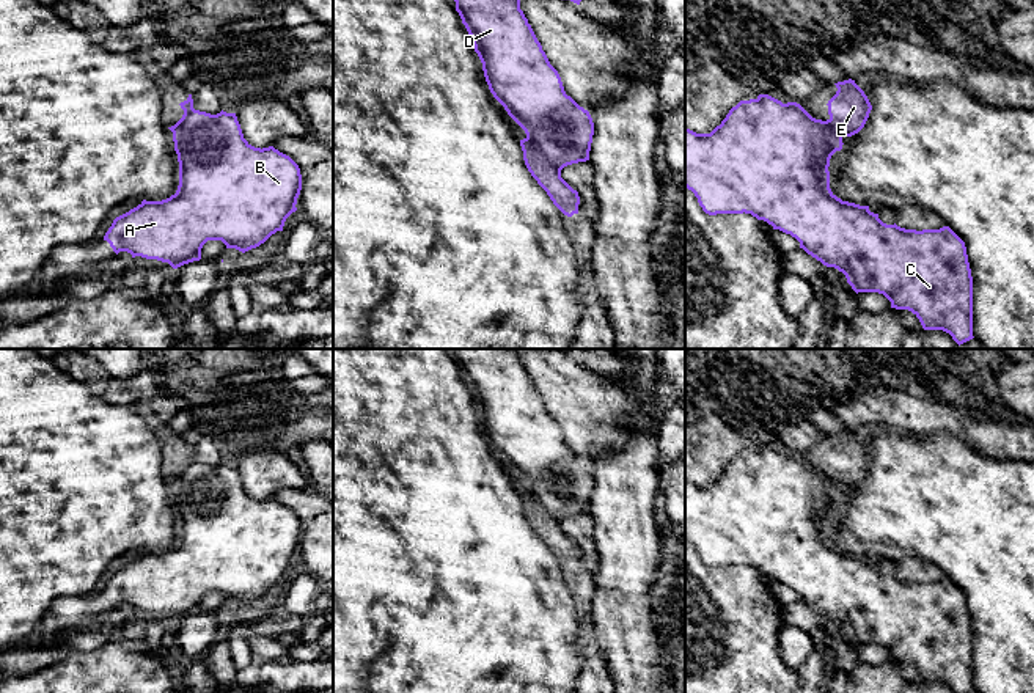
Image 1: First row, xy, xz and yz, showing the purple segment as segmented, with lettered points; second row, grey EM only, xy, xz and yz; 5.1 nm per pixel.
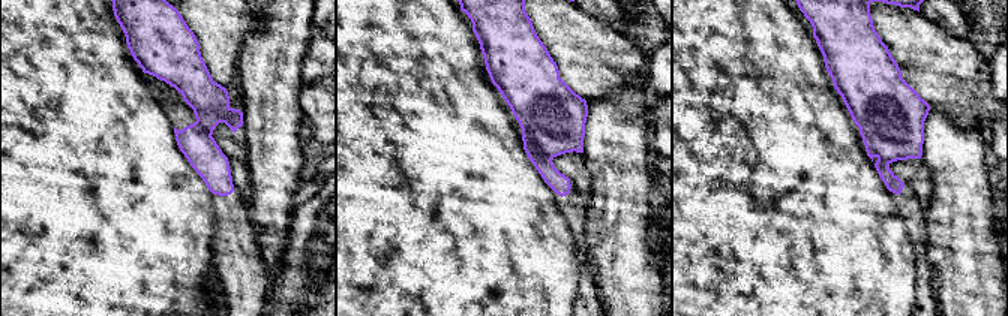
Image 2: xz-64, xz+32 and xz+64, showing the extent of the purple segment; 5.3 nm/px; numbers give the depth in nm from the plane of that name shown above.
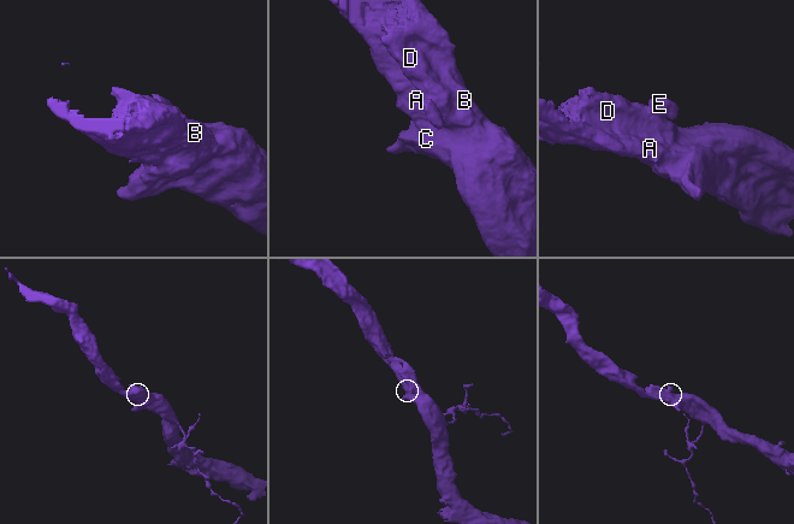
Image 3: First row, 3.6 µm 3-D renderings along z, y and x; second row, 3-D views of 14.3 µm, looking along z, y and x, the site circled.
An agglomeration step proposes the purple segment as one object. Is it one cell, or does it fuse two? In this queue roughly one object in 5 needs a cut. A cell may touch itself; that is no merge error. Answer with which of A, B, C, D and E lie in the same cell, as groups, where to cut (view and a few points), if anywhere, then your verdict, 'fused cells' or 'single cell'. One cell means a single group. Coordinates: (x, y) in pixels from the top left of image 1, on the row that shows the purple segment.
A B C D / E; cut in xz along (527, 135), (560, 172); fused cells

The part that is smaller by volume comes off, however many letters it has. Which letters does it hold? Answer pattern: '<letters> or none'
E

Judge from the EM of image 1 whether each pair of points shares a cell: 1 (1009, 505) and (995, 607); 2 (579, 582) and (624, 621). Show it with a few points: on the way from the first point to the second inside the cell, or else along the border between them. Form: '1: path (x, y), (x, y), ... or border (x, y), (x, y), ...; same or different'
1: path (1009, 530), (1009, 582); same
2: border (591, 568), (596, 632); different

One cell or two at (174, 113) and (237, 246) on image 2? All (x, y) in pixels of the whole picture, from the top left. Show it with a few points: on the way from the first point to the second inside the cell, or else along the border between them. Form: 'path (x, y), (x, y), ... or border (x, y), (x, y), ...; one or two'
path (197, 146), (215, 169), (228, 213); one

